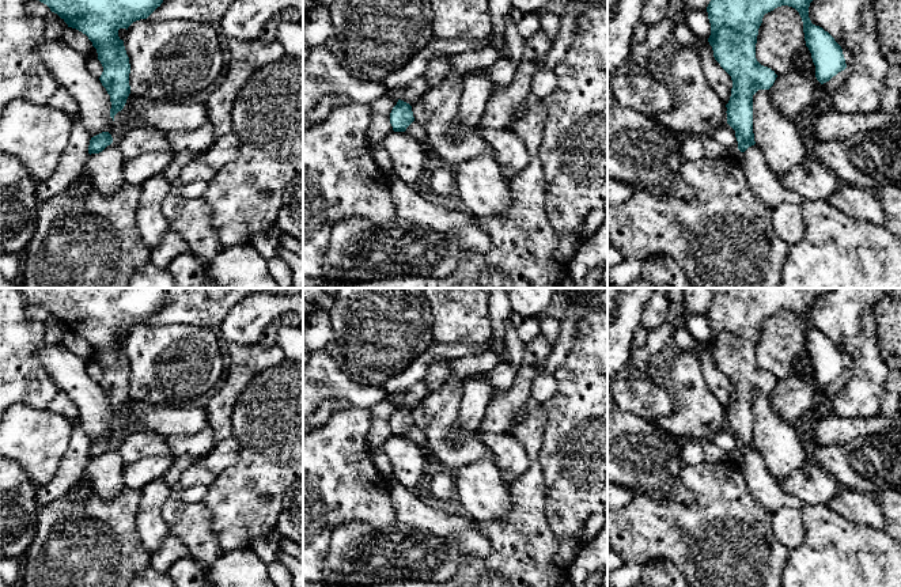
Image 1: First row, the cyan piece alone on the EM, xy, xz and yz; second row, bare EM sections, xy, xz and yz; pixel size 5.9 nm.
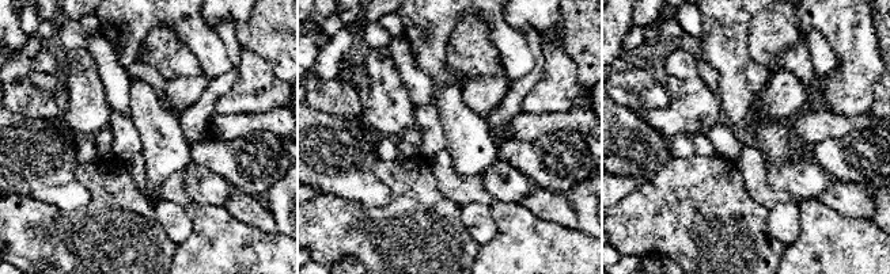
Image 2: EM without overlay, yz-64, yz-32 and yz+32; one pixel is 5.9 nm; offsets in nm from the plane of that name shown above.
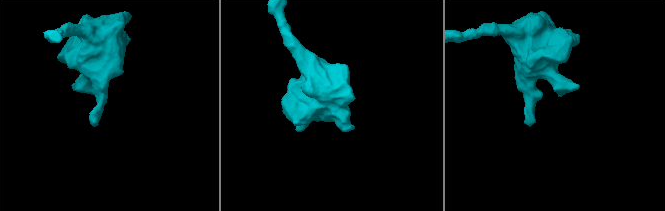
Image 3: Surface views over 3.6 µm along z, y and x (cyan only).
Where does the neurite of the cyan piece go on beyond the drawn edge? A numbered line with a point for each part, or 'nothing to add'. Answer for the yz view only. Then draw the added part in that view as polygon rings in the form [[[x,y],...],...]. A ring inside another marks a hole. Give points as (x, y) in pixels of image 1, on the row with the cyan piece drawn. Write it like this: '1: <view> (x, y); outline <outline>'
nothing to add

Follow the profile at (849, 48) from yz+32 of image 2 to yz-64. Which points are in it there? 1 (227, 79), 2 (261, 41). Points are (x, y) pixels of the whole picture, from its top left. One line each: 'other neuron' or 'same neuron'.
1: other neuron
2: other neuron

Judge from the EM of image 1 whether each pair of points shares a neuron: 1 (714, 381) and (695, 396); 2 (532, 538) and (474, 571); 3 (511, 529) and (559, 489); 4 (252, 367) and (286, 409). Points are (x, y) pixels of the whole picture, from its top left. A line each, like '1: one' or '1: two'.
1: two
2: one
3: two
4: two

